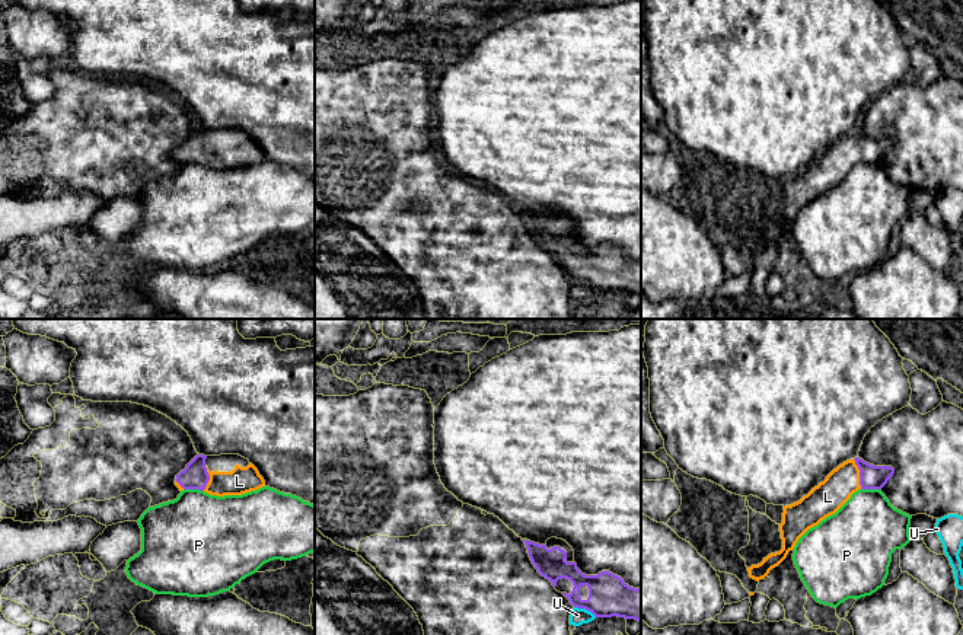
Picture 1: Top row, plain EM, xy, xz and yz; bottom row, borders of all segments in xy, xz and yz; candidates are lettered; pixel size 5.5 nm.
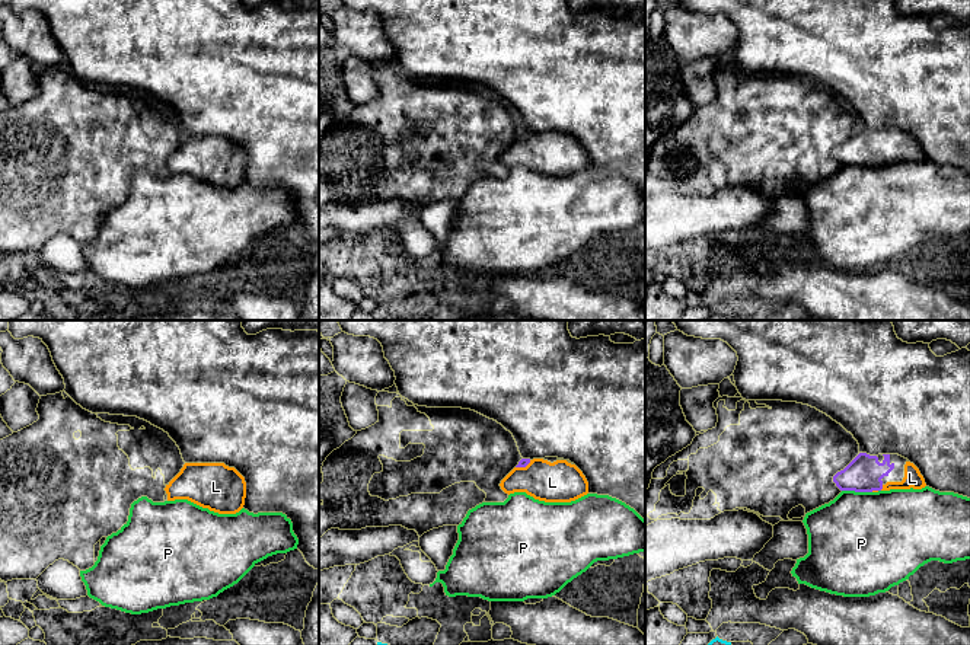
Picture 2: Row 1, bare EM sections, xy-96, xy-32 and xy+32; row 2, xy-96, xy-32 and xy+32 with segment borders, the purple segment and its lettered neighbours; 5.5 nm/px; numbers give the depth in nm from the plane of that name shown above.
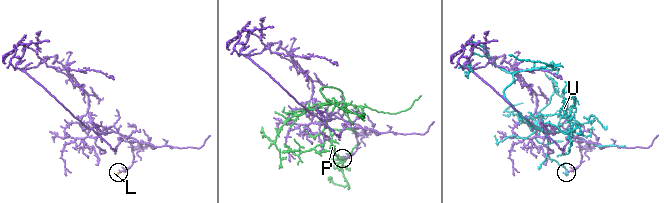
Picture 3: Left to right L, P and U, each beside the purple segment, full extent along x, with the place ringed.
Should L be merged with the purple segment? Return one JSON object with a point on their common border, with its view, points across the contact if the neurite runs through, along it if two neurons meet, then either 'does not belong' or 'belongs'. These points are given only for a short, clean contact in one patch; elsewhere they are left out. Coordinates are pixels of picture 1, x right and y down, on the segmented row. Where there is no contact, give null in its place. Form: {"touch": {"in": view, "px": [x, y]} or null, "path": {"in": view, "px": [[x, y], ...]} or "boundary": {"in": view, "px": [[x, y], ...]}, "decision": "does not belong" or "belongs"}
{"touch": {"in": "yz", "px": [860, 474]}, "decision": "belongs"}

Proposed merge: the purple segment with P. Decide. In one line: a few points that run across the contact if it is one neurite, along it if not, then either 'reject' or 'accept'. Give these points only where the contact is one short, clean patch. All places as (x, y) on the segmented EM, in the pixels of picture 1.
reject

